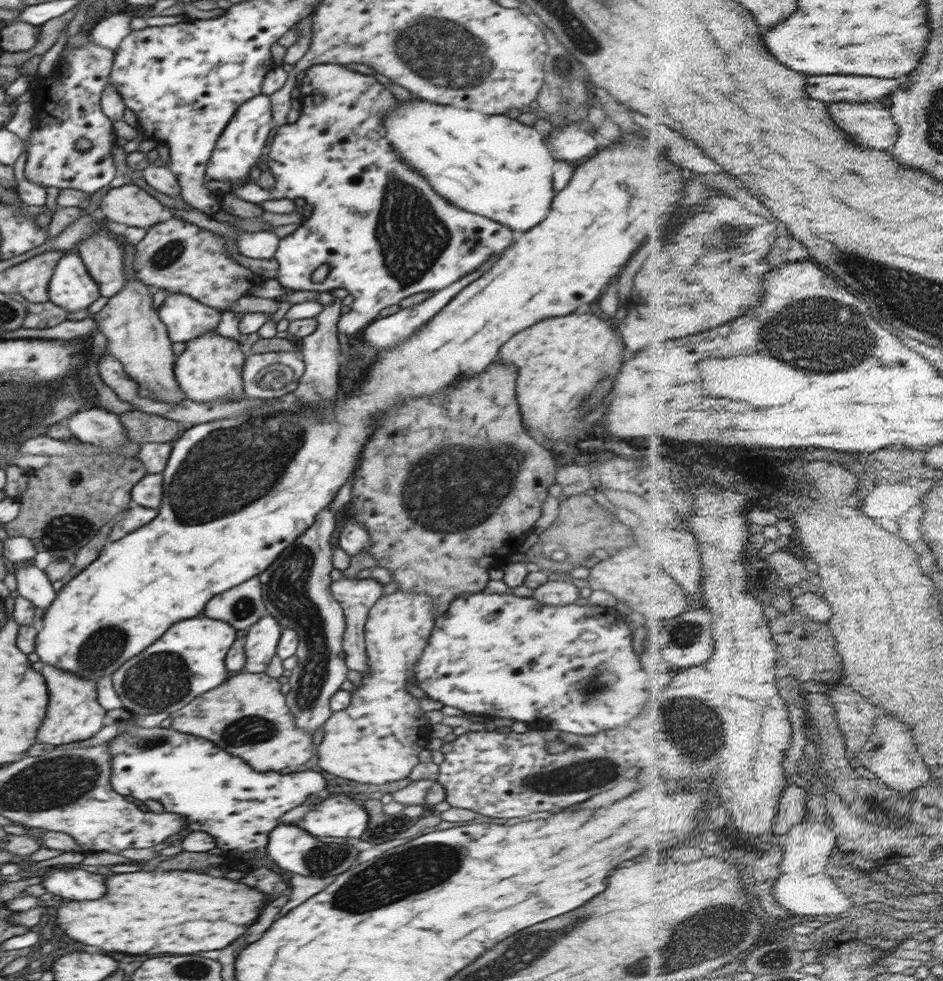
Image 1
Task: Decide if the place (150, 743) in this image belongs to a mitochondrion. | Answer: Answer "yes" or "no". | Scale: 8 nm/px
yes

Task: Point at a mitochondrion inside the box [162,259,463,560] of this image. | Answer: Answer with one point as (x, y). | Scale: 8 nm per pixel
(247, 455)

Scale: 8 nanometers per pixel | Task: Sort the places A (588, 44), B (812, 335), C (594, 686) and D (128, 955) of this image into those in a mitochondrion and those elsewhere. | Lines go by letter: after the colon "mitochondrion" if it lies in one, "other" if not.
A: mitochondrion
B: mitochondrion
C: mitochondrion
D: other

